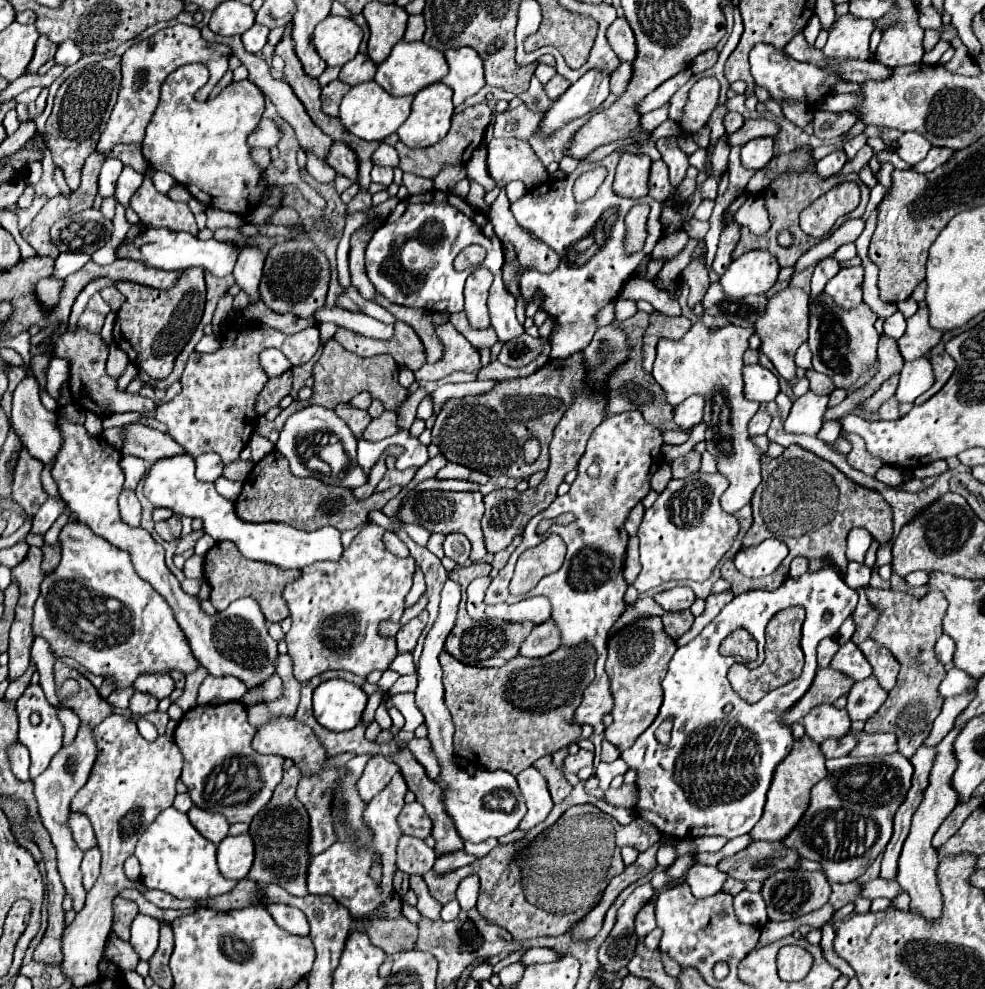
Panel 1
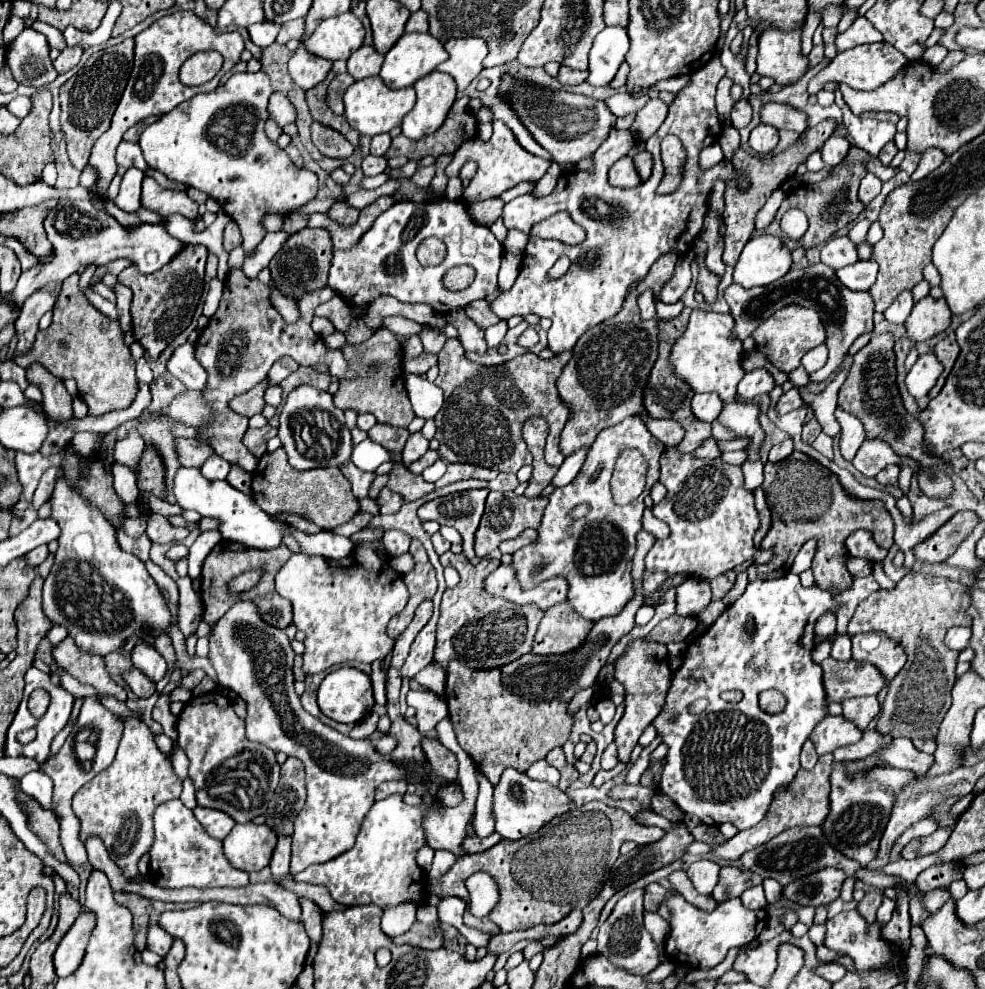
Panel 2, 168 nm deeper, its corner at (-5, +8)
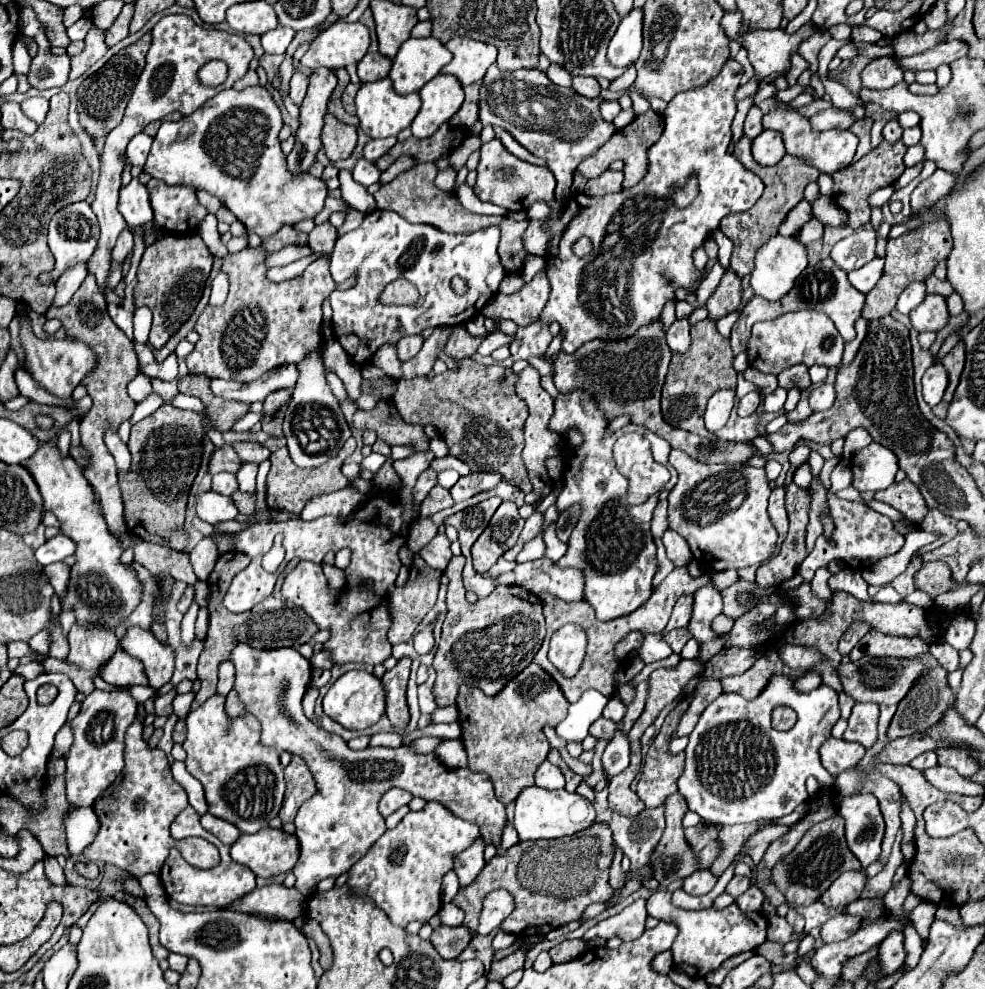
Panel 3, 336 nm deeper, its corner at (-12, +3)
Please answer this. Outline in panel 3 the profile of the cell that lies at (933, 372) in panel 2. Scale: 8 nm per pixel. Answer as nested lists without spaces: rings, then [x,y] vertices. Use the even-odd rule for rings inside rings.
[[[936,361],[932,367],[926,369],[926,373],[922,377],[922,395],[924,395],[924,401],[930,407],[938,405],[942,401],[946,385],[948,385],[948,373],[946,373],[944,365]]]

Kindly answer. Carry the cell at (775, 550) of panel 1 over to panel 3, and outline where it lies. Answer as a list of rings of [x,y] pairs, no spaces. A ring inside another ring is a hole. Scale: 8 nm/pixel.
[[[678,449],[670,451],[670,465],[678,471],[678,483],[668,495],[668,523],[670,529],[678,531],[688,541],[692,559],[700,565],[702,571],[718,573],[724,569],[742,569],[764,563],[772,557],[778,535],[766,513],[770,485],[764,469],[754,469],[746,465],[702,465],[700,461],[688,457],[684,451]]]

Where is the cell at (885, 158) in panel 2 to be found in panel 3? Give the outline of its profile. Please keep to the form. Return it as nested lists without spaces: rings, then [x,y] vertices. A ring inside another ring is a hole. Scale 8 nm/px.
[[[890,121],[890,123],[886,123],[886,127],[884,127],[884,139],[888,141],[888,143],[892,143],[892,141],[900,141],[902,139],[902,127],[898,125],[898,121]]]

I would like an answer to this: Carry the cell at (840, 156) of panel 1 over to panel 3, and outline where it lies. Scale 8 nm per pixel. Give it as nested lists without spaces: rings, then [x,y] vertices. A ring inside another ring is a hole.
[[[774,109],[770,113],[764,115],[764,129],[774,129],[782,135],[784,145],[786,145],[786,153],[790,155],[802,155],[802,159],[814,167],[818,167],[822,173],[834,173],[840,171],[844,167],[848,167],[854,159],[856,153],[856,145],[858,145],[858,137],[848,131],[848,129],[830,129],[830,131],[810,131],[810,129],[802,129],[800,127],[810,127],[808,119],[802,117],[800,113],[790,113],[784,109]]]

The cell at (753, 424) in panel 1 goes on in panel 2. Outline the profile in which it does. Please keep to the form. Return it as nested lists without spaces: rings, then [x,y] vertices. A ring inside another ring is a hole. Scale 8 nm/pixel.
[[[791,388],[789,392],[785,392],[777,404],[777,412],[779,414],[785,414],[785,412],[791,412],[791,410],[797,410],[801,408],[805,402],[801,398],[801,390],[799,388]]]

